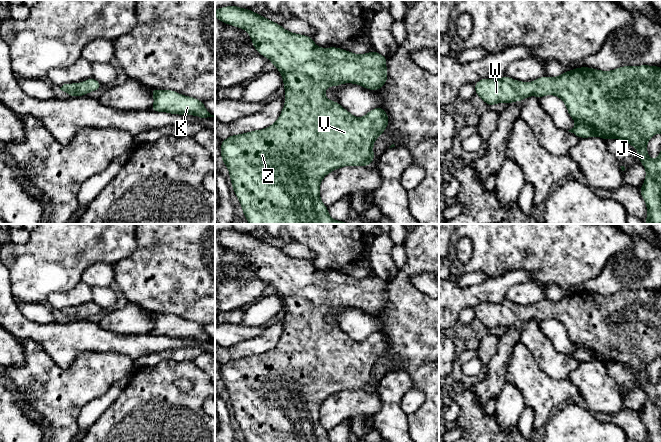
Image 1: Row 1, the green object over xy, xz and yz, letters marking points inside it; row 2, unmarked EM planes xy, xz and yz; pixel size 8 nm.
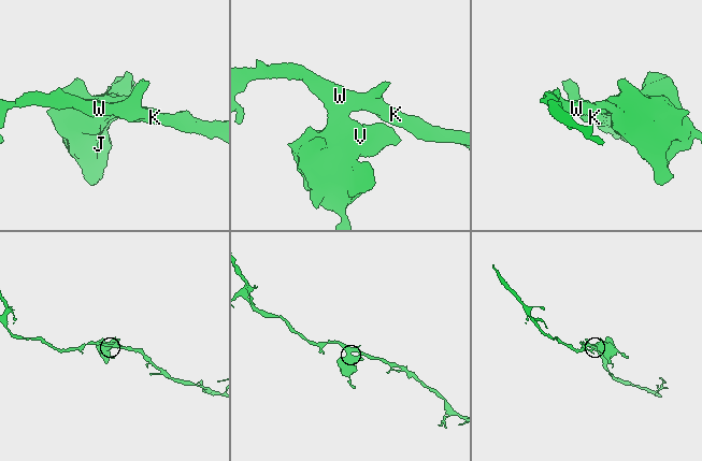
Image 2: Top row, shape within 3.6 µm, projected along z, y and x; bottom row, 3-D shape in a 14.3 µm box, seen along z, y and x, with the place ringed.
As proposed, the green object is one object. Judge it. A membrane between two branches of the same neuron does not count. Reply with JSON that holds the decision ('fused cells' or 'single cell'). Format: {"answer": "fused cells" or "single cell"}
{"answer": "single cell"}

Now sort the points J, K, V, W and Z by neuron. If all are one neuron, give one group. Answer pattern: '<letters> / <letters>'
J K V W Z

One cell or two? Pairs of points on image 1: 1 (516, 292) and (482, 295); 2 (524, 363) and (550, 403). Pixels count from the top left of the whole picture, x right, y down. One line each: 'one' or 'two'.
1: two
2: one

